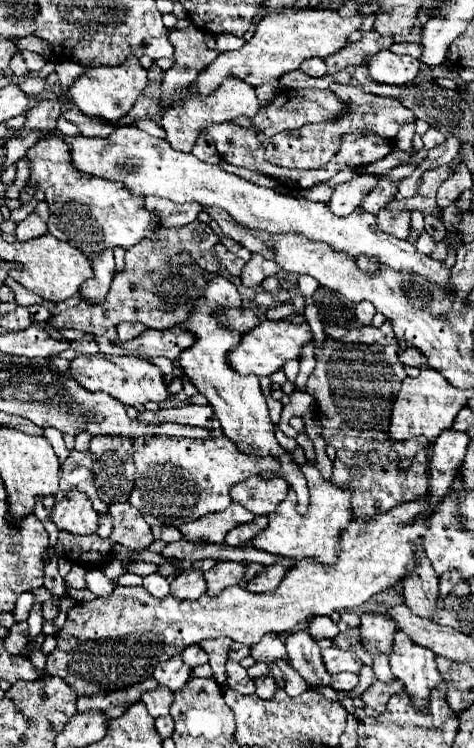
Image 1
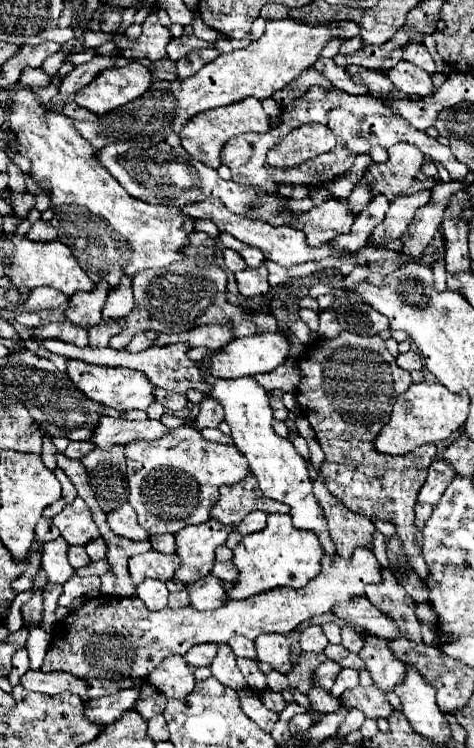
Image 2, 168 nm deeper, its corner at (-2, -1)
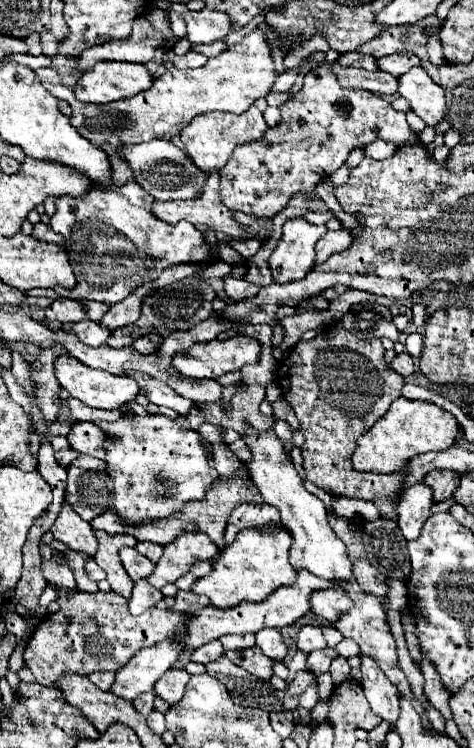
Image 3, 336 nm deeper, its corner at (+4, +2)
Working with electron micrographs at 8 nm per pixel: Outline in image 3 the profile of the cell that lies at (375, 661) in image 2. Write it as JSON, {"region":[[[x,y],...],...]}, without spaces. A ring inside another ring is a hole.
{"region":[[[362,656],[362,690],[364,696],[370,702],[370,708],[376,716],[380,716],[384,722],[388,722],[392,728],[396,726],[396,720],[400,716],[400,704],[394,684],[382,674],[378,664],[370,660],[368,656]]]}

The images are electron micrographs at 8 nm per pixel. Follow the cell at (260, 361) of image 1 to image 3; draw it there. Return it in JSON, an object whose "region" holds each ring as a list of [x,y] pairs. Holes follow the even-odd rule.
{"region":[[[232,334],[228,338],[216,338],[212,342],[198,342],[184,352],[176,352],[172,358],[172,368],[182,376],[190,376],[196,380],[202,380],[202,378],[214,380],[226,372],[240,370],[246,364],[256,364],[258,358],[260,358],[260,344],[254,338],[248,338],[244,334]]]}

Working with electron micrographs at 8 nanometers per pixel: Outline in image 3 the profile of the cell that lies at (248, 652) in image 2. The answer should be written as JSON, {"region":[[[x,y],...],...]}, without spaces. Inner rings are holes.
{"region":[[[234,634],[234,636],[222,636],[220,638],[224,650],[242,650],[248,646],[254,646],[254,634]]]}

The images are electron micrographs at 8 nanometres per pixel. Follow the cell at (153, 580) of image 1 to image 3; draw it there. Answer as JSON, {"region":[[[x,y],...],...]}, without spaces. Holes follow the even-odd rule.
{"region":[[[142,578],[142,580],[138,580],[138,582],[134,584],[132,596],[130,596],[130,600],[128,600],[130,614],[132,614],[132,616],[138,616],[138,614],[142,614],[144,610],[152,608],[152,606],[154,606],[158,600],[162,600],[162,598],[164,598],[162,592],[156,590],[156,588],[152,588],[150,584],[146,584],[146,578]]]}

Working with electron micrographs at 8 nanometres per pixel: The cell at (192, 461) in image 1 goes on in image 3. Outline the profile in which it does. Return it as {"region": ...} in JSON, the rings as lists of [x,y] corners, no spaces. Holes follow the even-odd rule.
{"region":[[[126,414],[116,422],[96,420],[96,424],[108,434],[104,450],[106,472],[114,480],[114,510],[128,524],[168,518],[186,502],[202,500],[206,488],[218,478],[210,446],[198,432],[184,430],[176,420],[162,414],[144,418]]]}

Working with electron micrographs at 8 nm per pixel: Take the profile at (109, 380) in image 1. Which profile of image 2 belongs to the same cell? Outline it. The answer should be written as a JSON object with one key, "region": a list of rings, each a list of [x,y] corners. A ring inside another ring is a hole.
{"region":[[[76,359],[68,361],[68,375],[76,383],[80,391],[84,391],[86,397],[104,403],[108,407],[114,407],[118,411],[130,411],[130,409],[148,409],[150,403],[156,401],[154,387],[148,383],[148,377],[142,371],[134,369],[122,369],[122,367],[96,367],[90,363],[80,363]]]}

